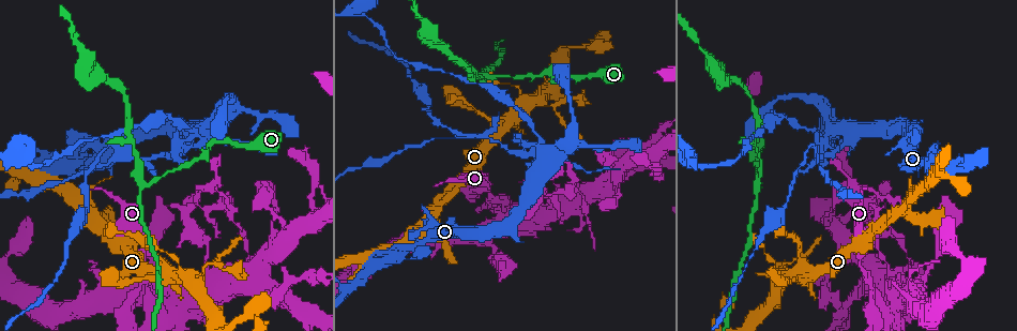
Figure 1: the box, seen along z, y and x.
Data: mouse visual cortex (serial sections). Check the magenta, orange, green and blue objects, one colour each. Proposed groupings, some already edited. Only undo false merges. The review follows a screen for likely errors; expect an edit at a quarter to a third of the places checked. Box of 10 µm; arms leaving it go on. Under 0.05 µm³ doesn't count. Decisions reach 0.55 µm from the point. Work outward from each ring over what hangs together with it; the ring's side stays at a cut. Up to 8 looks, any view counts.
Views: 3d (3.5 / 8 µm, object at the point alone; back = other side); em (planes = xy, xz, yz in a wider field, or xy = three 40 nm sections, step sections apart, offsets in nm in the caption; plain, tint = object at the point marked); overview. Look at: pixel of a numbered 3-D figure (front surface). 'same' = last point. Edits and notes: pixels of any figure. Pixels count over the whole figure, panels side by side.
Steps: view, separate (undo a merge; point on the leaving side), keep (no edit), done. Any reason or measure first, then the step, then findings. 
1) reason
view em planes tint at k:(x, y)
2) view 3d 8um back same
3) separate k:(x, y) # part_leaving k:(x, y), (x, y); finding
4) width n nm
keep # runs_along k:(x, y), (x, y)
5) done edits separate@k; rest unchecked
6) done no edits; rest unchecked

two arms in line, one across
view 3d 3.5um at 1:(870, 281)

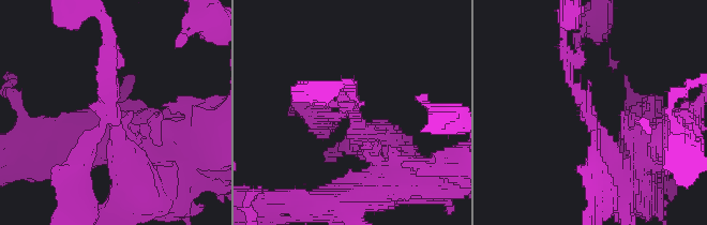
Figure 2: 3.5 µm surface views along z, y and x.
arms 3; arm_widths 200, 200, 300 nm; now the EM
view em xy step 1 tint at 2:(587, 112)

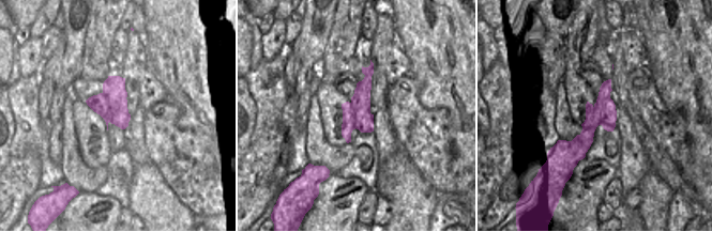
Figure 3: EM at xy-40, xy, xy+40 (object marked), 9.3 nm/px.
width 260 nm
separate 2:(135, 133) # part_leaving 2:(108, 103), (122, 169), (145, 185); two cells meet here

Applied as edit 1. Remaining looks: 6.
three arms meet
view 3d 8um at 1:(906, 209)

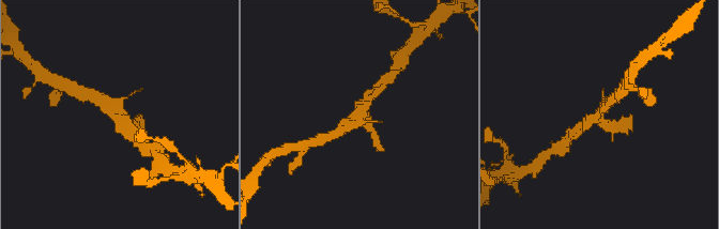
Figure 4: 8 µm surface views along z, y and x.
need the tissue
view em xy step 5 tint same

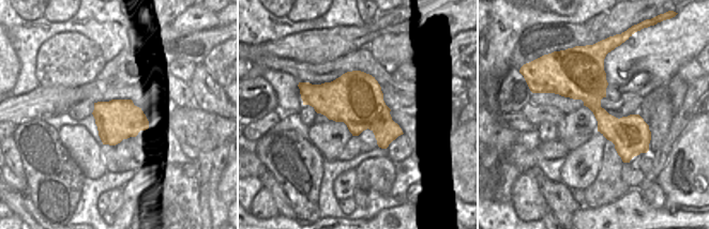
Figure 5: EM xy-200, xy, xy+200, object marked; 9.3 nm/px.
width 500 nm
keep # runs_along 5:(596, 60), (594, 106), (624, 156); one cell here

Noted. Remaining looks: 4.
thin neck
view 3d 3.5um back at 1:(808, 273)

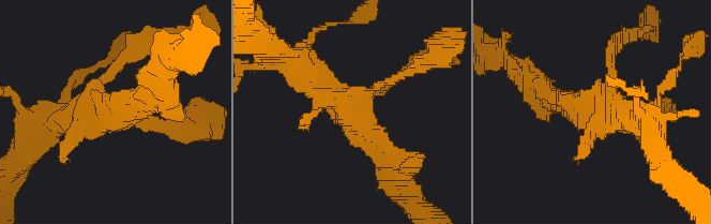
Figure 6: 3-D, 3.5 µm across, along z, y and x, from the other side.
view em xy step 2 tint at 6:(343, 108)

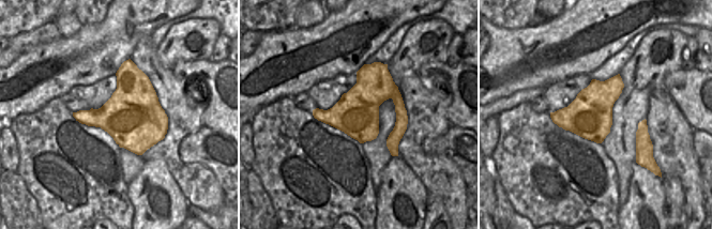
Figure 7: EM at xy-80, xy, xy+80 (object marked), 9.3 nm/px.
separate 6:(615, 48) # part_leaving 6:(610, 76), (610, 50), (649, 27); a second cell is stuck on

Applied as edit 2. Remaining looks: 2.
done edits separate@2, separate@6; rest unchecked

